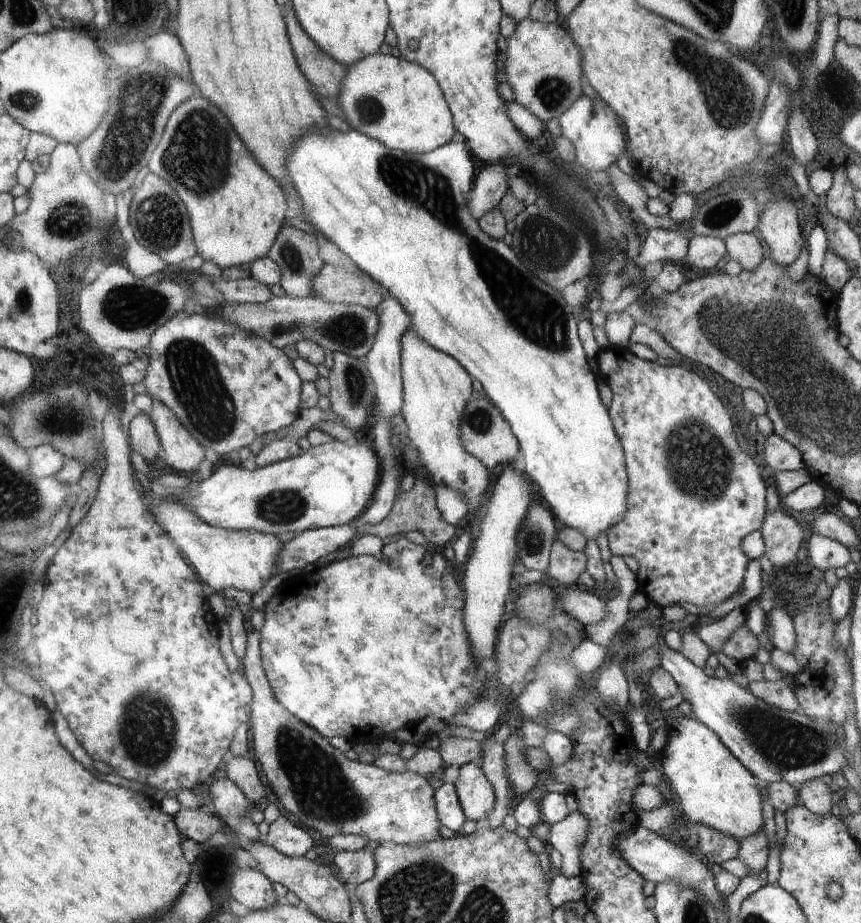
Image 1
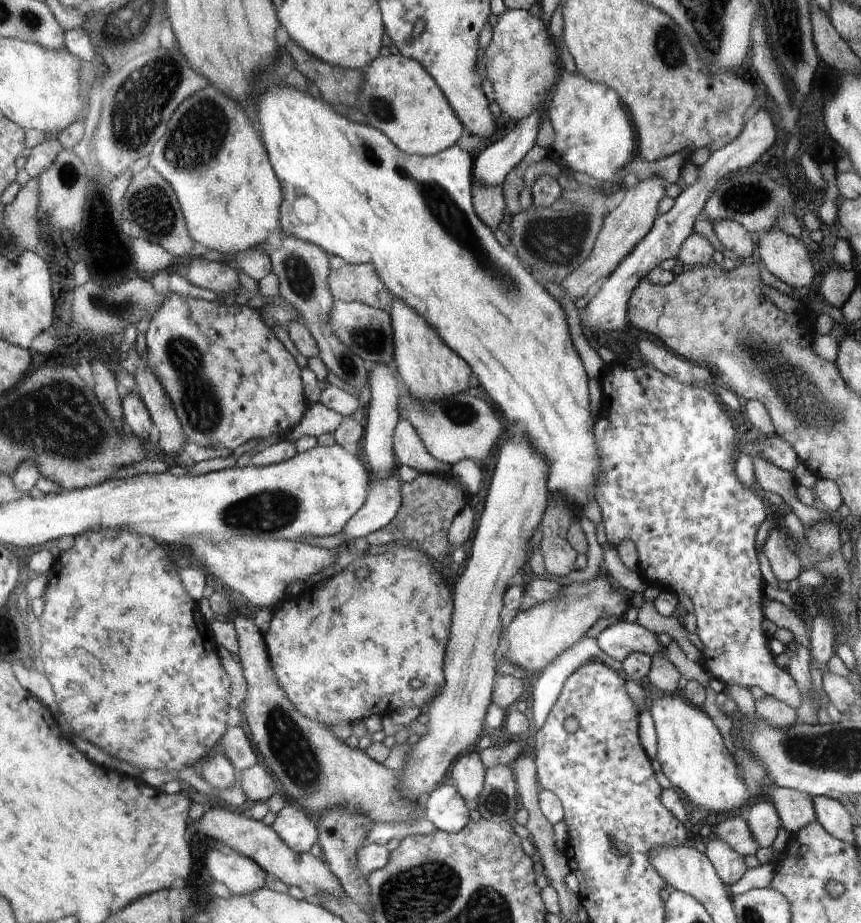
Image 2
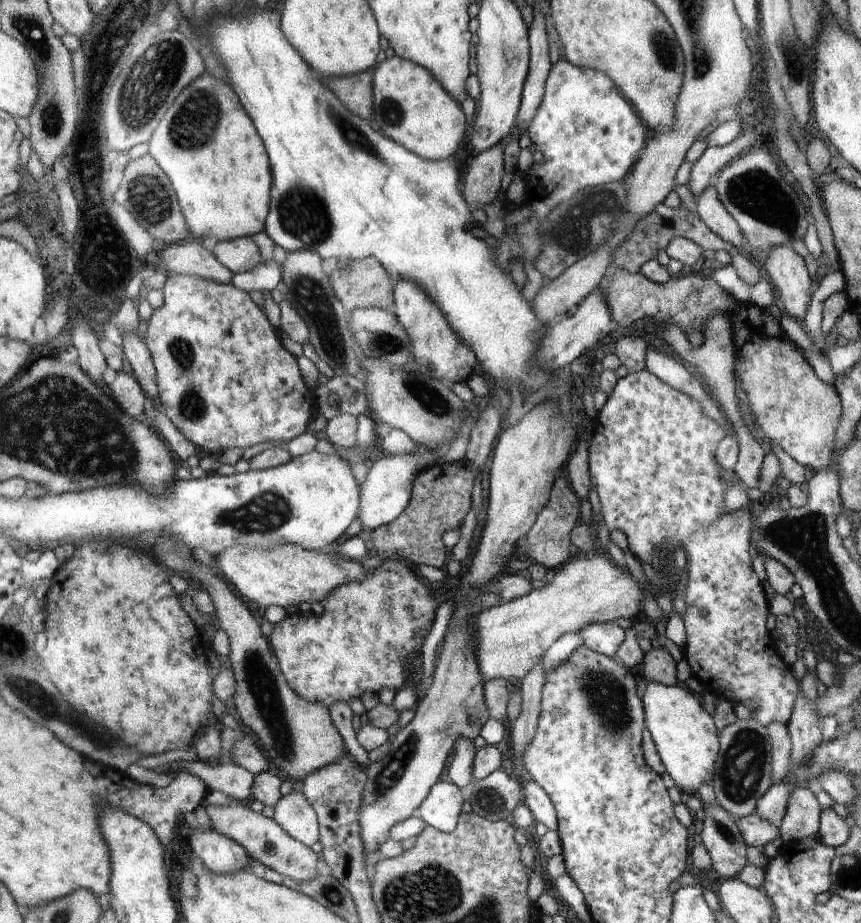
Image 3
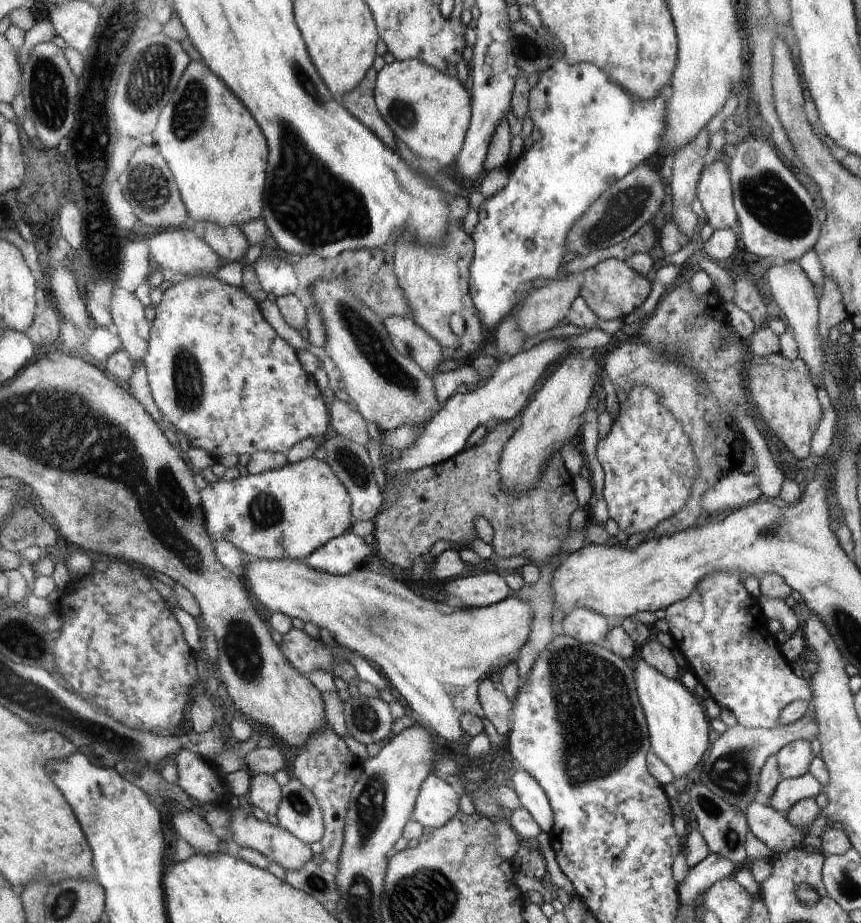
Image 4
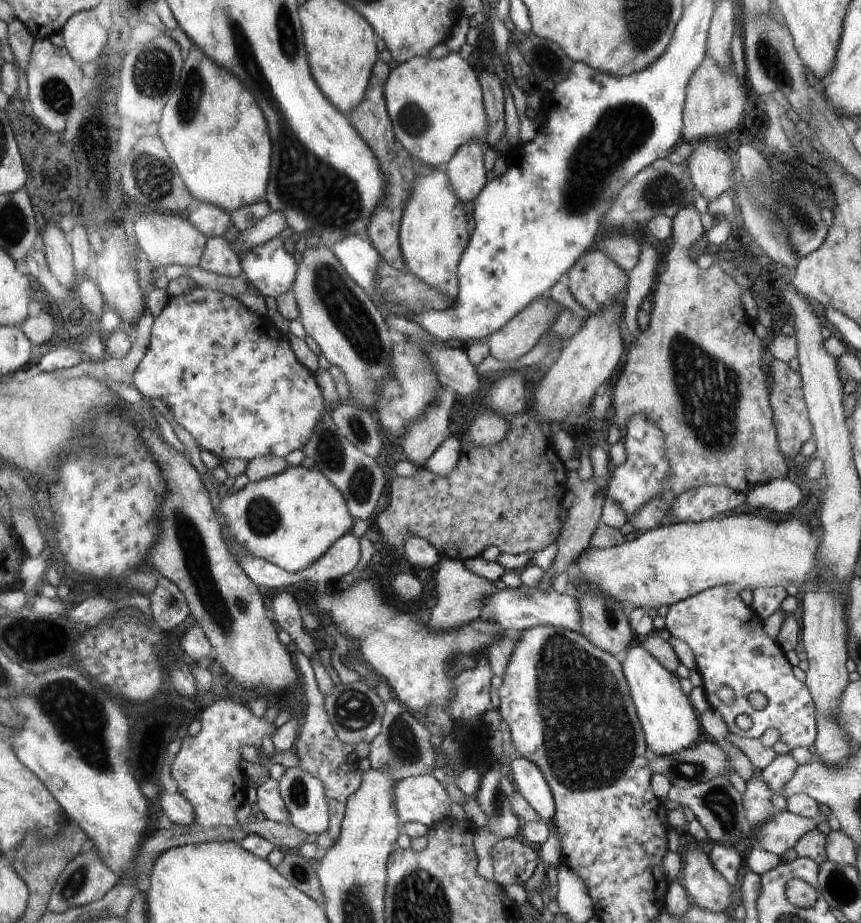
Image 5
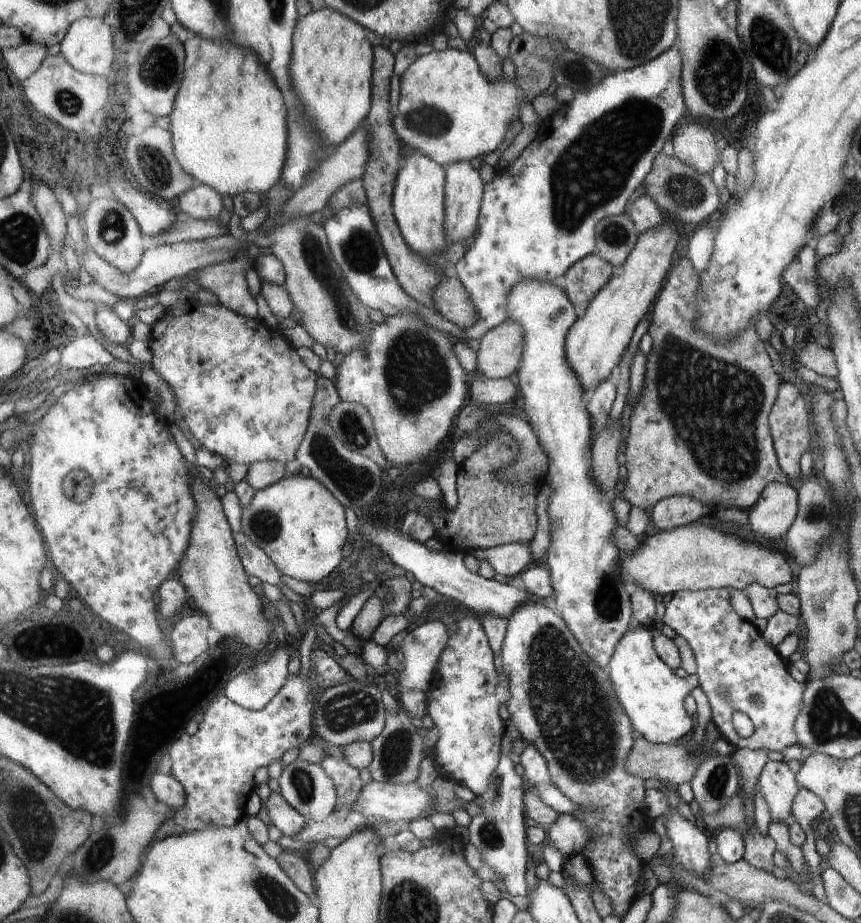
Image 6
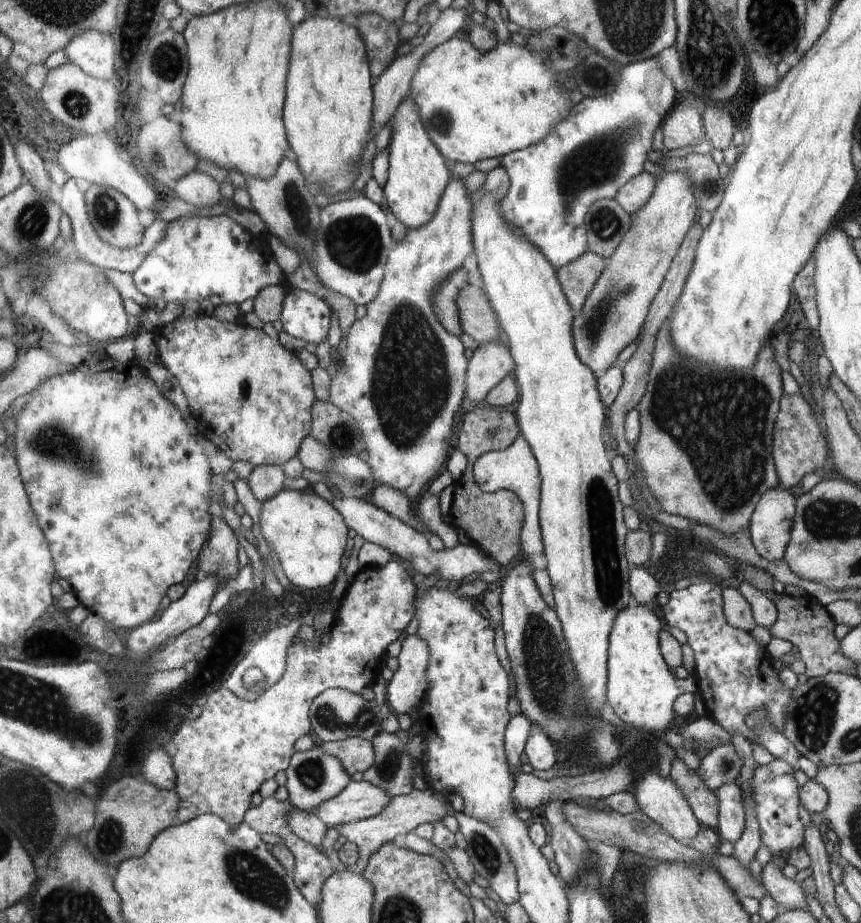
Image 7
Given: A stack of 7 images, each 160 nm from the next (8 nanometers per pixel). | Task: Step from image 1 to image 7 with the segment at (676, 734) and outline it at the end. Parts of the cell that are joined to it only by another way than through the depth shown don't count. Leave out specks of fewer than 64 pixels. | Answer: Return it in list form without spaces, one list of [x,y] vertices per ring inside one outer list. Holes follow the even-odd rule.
[[[632,606],[621,610],[614,619],[609,636],[607,662],[607,706],[620,720],[632,724],[642,732],[666,732],[674,728],[674,700],[685,692],[698,691],[696,677],[689,675],[680,680],[666,664],[659,649],[659,632],[662,622],[652,607]]]

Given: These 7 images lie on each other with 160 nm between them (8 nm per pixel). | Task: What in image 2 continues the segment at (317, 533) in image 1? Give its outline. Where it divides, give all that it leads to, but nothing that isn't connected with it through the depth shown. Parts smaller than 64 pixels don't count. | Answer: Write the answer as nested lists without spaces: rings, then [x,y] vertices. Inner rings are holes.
[[[397,475],[388,480],[371,481],[364,507],[350,518],[344,530],[339,533],[340,536],[347,540],[346,542],[352,543],[356,538],[365,538],[368,534],[385,528],[402,506],[400,497],[402,483]]]

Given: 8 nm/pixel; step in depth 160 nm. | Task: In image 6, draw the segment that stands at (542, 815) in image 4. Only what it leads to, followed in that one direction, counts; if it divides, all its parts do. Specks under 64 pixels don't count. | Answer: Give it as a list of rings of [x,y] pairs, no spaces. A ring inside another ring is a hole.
[[[528,745],[520,754],[519,763],[524,769],[522,778],[526,782],[525,786],[536,793],[546,806],[550,806],[558,814],[572,814],[577,811],[577,805],[553,790],[546,761],[538,750]]]

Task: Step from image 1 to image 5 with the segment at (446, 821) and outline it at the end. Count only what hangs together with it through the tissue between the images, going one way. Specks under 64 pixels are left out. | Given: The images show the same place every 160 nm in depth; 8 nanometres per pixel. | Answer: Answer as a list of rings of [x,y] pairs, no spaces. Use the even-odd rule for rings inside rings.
[[[432,775],[396,782],[392,804],[400,824],[416,822],[430,828],[450,817],[451,798]]]

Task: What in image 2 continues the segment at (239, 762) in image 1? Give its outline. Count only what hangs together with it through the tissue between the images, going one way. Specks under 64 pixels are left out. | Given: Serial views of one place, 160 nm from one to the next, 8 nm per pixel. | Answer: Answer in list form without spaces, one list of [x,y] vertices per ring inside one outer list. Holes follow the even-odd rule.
[[[260,764],[242,772],[238,771],[236,776],[242,780],[246,797],[254,802],[267,802],[276,794],[274,778]]]

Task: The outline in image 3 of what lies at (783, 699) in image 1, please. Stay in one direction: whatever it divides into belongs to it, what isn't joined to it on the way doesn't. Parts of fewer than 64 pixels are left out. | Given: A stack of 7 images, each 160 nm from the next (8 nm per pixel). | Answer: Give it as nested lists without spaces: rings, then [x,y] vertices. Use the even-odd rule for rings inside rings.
[[[770,722],[765,727],[772,738],[772,784],[780,783],[791,777],[790,752],[792,744],[787,724],[782,722]]]

